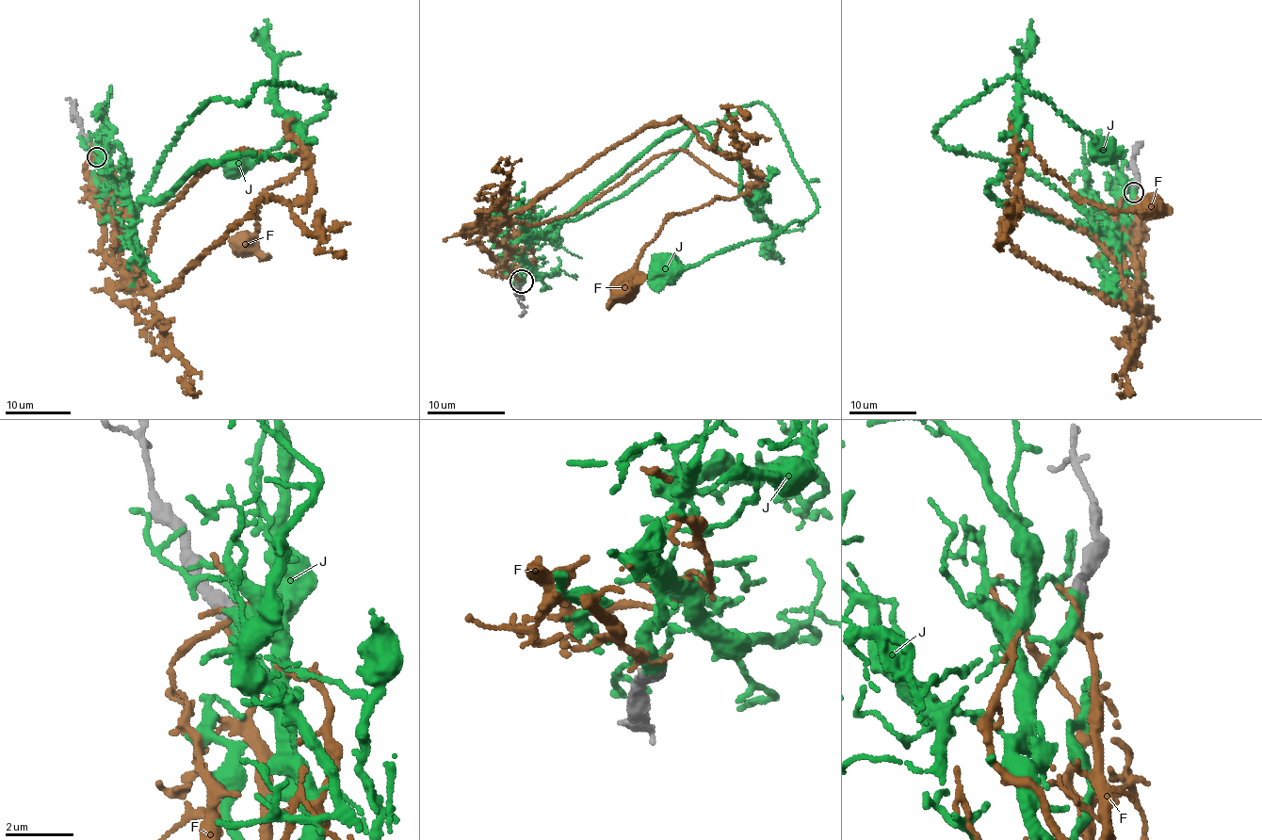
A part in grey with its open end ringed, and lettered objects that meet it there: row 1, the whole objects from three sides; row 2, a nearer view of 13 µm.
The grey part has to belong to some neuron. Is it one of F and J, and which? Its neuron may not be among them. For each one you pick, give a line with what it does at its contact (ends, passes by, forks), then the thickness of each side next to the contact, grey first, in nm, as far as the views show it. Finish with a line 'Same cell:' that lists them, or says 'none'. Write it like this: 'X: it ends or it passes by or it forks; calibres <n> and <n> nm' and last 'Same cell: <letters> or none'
J: it ends; calibres 480 and 400 nm
Same cell: J

